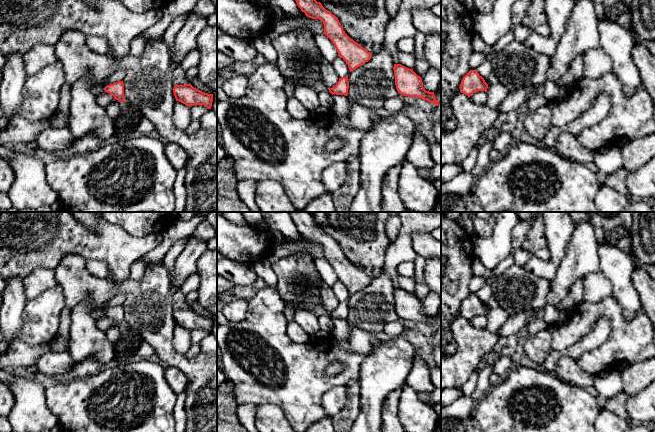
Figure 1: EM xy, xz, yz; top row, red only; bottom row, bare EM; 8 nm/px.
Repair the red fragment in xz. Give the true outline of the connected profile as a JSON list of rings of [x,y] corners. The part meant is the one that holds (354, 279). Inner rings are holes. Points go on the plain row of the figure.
[[[288,212],[298,231],[305,239],[323,246],[325,258],[334,268],[338,280],[351,295],[368,286],[372,278],[351,263],[343,254],[338,242],[317,226],[310,212]]]

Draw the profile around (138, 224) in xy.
[[[102,212],[103,220],[121,226],[133,237],[162,233],[178,220],[180,212]]]

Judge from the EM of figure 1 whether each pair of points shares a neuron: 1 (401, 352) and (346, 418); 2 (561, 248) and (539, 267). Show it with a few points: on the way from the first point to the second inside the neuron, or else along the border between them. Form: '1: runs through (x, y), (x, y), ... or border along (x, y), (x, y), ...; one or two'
1: border along (359, 381), (360, 412), (354, 421); two
2: runs through (557, 254), (545, 267); one

